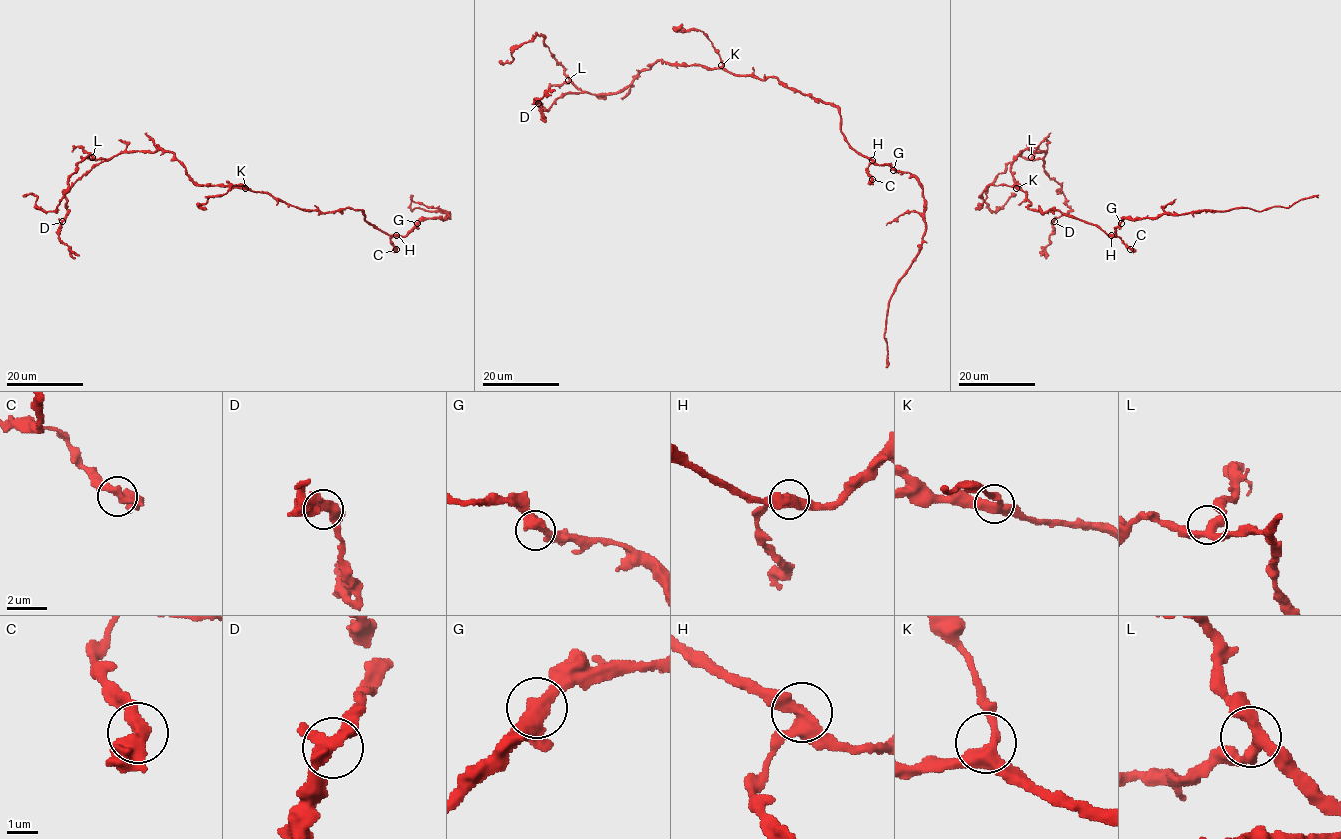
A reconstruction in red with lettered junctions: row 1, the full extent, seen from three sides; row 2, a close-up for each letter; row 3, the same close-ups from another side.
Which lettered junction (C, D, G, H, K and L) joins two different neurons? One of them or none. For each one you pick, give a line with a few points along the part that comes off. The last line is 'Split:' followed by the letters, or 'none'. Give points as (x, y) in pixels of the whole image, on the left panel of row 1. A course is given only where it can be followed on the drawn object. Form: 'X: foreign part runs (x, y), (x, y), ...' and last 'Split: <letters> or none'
Split: none

